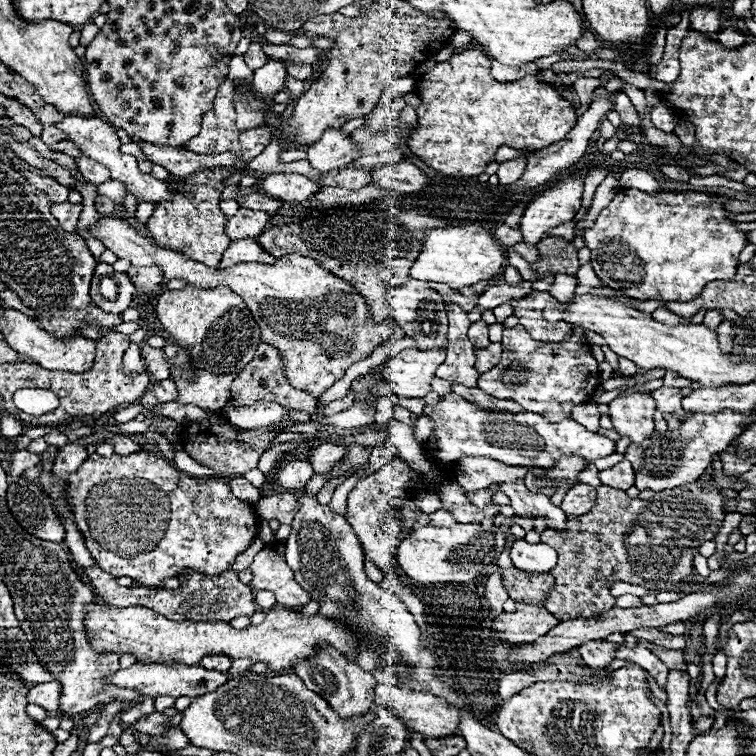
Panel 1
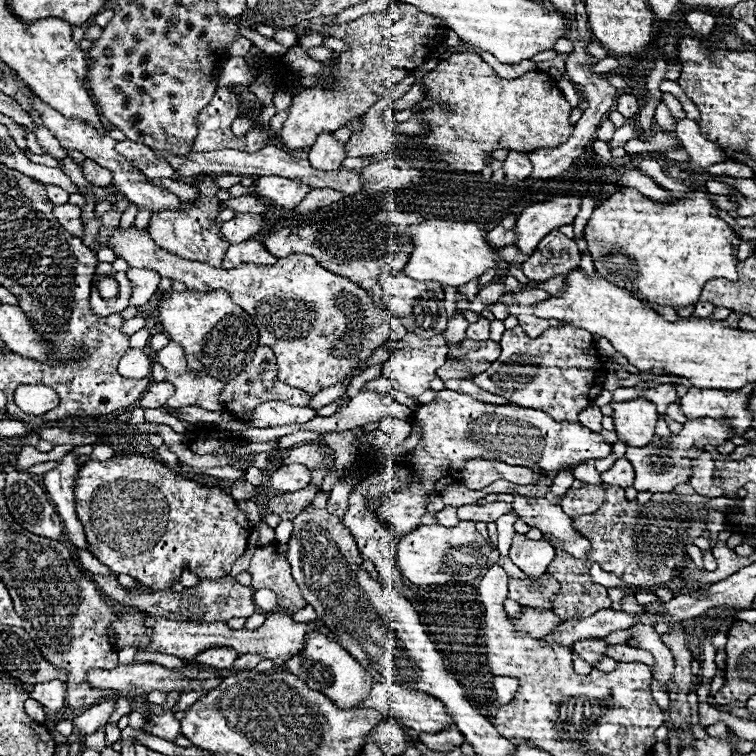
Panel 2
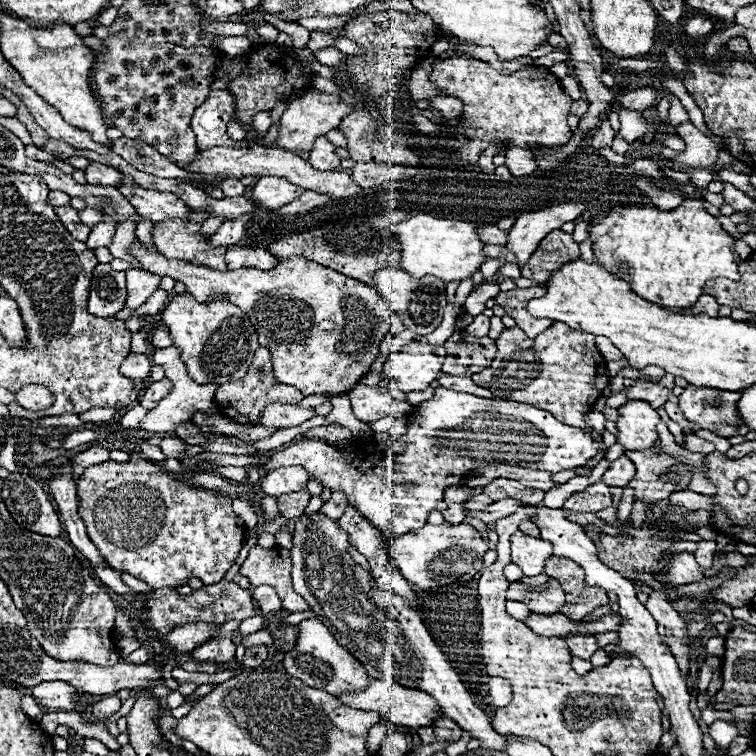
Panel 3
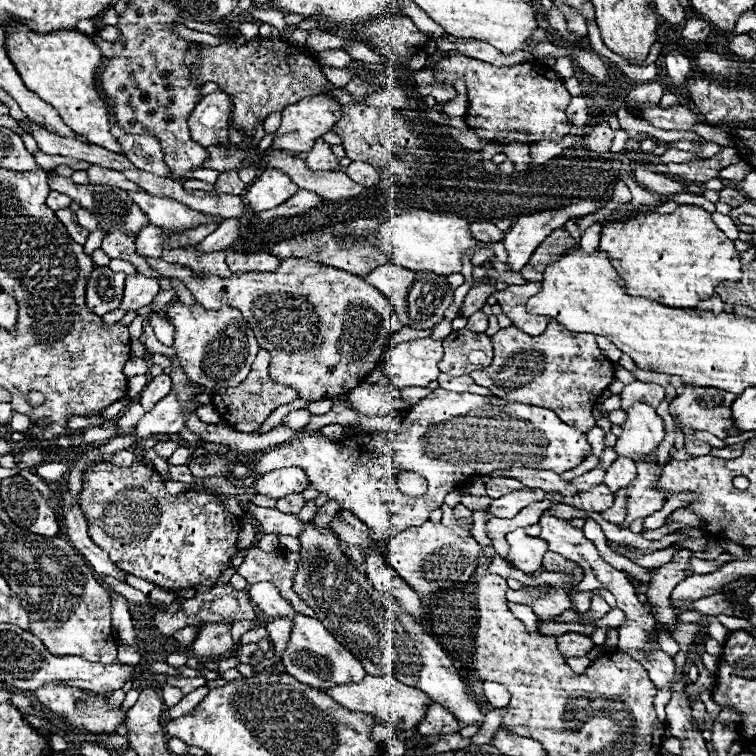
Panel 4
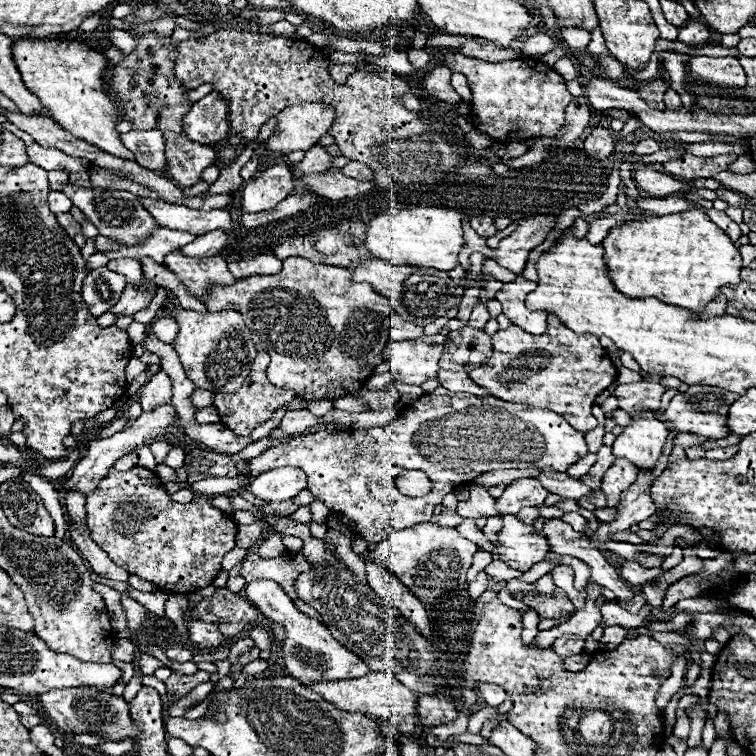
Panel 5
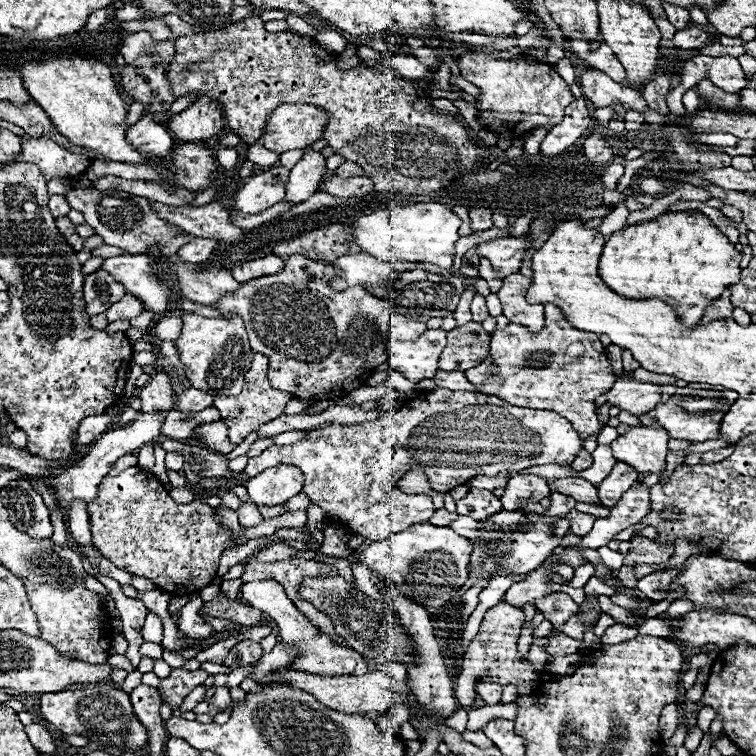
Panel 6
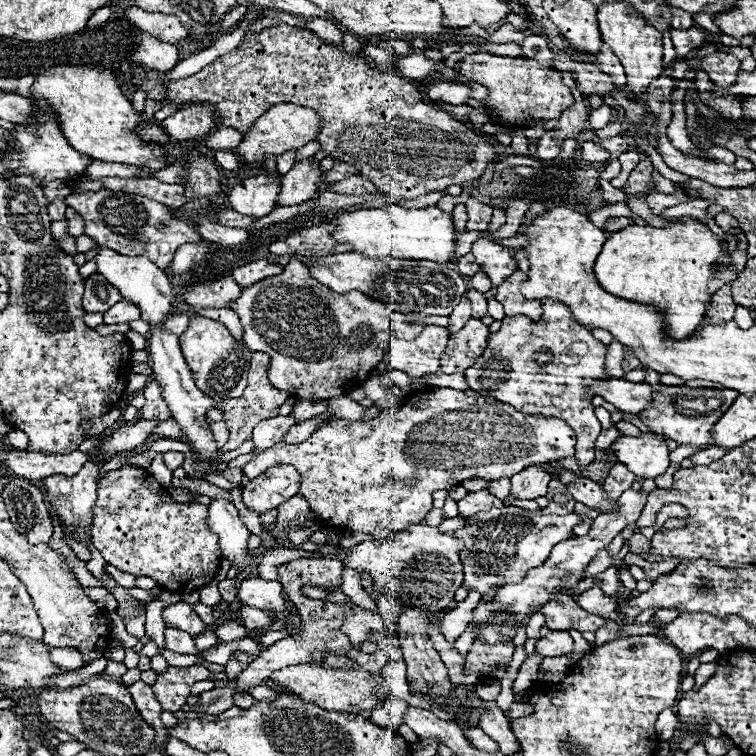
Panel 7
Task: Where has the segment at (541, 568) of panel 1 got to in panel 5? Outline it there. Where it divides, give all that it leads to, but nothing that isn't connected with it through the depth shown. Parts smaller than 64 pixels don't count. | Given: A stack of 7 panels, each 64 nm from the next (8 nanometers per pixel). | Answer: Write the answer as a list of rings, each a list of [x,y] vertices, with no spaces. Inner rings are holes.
[[[502,516],[504,528],[498,534],[500,544],[496,546],[500,558],[520,572],[528,572],[534,564],[542,562],[548,548],[548,540],[534,532],[532,526],[526,526],[516,520],[516,516]]]

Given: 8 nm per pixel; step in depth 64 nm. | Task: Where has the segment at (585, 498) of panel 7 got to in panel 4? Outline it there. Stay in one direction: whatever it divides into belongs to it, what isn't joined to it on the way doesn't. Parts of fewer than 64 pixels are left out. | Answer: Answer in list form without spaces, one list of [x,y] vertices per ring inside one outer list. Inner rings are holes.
[[[506,468],[502,470],[504,476],[508,478],[516,478],[522,484],[530,486],[530,488],[540,488],[544,492],[560,492],[564,496],[574,496],[578,494],[578,490],[574,490],[570,486],[570,482],[562,480],[556,472],[550,470],[530,470],[530,468]]]

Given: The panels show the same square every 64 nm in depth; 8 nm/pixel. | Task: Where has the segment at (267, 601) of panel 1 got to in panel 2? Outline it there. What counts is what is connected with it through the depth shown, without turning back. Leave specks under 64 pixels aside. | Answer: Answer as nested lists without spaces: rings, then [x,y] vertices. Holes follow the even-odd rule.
[[[268,588],[256,590],[256,592],[254,592],[254,602],[256,602],[256,606],[260,606],[264,612],[272,612],[272,610],[278,608],[278,604],[276,604],[276,594],[274,594],[272,590],[268,590]]]

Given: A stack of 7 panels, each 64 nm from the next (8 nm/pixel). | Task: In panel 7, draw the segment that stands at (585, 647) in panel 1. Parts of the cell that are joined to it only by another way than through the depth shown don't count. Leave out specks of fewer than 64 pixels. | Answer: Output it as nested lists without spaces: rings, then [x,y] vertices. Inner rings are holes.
[[[550,632],[544,638],[536,642],[536,650],[542,656],[564,656],[574,650],[574,640],[568,636],[568,632]]]

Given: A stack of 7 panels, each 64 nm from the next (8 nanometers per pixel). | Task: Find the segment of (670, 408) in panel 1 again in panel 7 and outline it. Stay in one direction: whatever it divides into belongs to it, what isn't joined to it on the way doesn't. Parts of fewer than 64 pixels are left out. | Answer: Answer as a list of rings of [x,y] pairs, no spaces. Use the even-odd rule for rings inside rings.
[[[612,378],[602,384],[592,386],[592,390],[602,396],[606,402],[614,404],[620,412],[640,414],[650,408],[654,388],[650,384],[636,384],[624,378]]]

